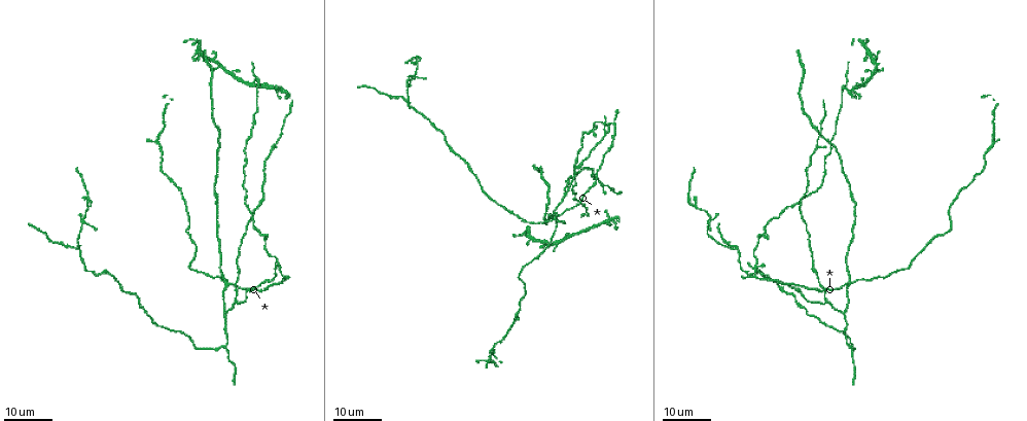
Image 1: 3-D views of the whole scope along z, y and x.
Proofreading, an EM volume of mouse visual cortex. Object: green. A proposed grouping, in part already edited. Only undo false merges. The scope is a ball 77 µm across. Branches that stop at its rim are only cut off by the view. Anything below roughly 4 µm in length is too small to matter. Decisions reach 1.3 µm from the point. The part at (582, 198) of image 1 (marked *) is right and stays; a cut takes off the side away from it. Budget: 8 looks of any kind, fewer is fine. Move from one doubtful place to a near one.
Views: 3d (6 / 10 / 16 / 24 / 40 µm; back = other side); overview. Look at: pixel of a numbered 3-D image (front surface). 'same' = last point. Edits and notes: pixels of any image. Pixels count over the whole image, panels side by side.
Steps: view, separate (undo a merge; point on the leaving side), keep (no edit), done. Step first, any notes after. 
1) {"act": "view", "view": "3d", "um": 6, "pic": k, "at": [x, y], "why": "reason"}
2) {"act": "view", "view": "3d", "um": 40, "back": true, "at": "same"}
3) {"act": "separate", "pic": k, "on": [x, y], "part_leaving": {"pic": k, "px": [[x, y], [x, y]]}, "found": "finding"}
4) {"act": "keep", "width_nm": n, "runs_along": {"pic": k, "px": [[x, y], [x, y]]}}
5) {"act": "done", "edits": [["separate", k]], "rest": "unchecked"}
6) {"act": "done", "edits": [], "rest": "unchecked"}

{"act": "view", "view": "3d", "um": 16, "pic": 1, "at": [848, 285], "why": "four or more arms meet"}

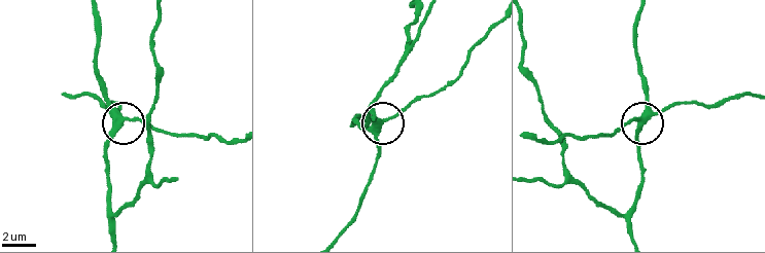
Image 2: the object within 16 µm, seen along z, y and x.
{"act": "view", "view": "3d", "um": 6, "pic": 2, "at": [642, 124]}

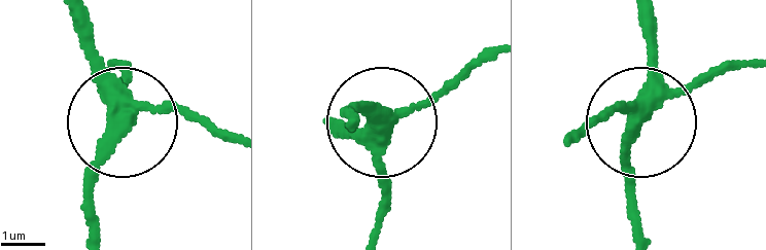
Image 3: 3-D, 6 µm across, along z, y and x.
{"act": "keep", "arms": 4, "runs_along": {"pic": 3, "px": [[487, 55], [380, 117], [376, 173], [387, 202]]}, "found": "all the same neuron"}

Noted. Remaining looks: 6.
{"act": "view", "view": "3d", "um": 16, "pic": 1, "at": [235, 300], "why": "three-way junction"}

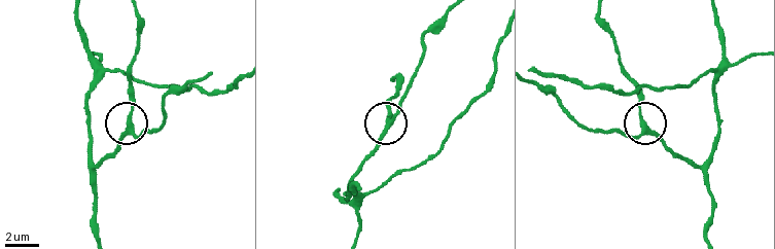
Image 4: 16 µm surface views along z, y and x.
{"act": "view", "view": "3d", "um": 6, "pic": 4, "at": [646, 127]}

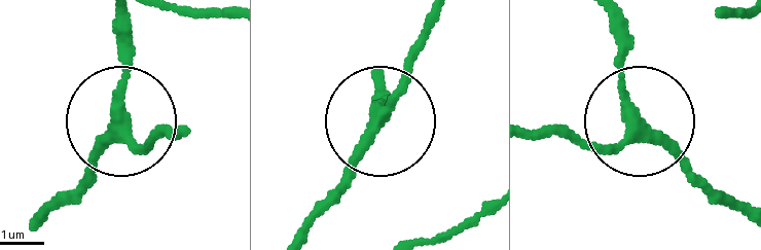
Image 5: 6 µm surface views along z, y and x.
{"act": "keep", "runs_along": {"pic": 5, "px": [[295, 233], [398, 90], [428, 11]]}, "found": "continuous, no second neuron"}

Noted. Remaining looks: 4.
{"act": "view", "view": "3d", "um": 24, "pic": 1, "at": [265, 236]}

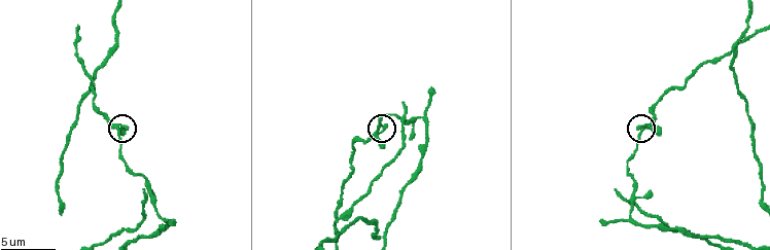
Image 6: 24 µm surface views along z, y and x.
{"act": "view", "view": "3d", "um": 10, "pic": 6, "at": [641, 131]}

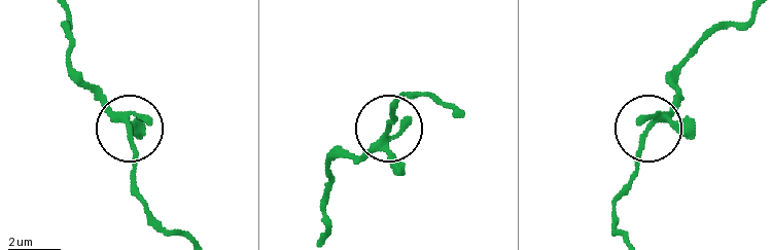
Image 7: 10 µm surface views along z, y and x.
{"act": "keep", "runs_along": {"pic": 7, "px": [[189, 240], [155, 219], [136, 180], [127, 127], [78, 76]]}, "found": "one neuron here"}

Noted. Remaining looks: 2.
{"act": "view", "view": "3d", "um": 24, "pic": 1, "at": [843, 311]}

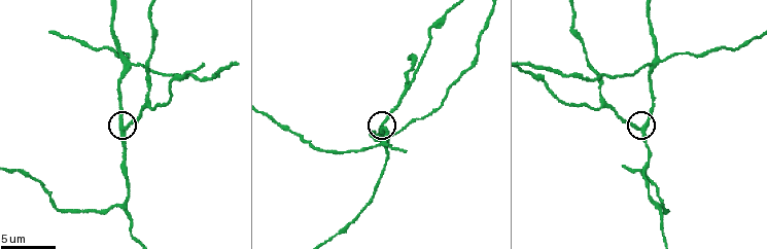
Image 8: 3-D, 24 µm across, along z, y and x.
{"act": "view", "view": "3d", "um": 10, "pic": 8, "at": [123, 129], "why": "zoom in"}

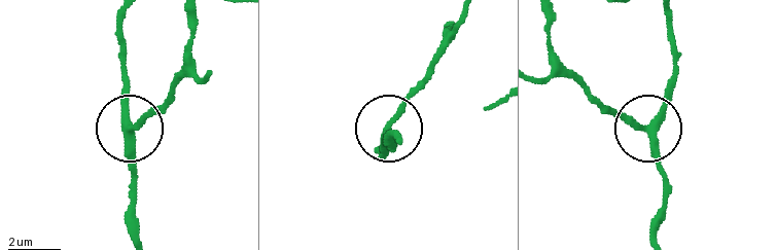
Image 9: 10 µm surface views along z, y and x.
{"act": "keep", "side_arm_um": 56, "runs_along": {"pic": 9, "px": [[122, 22], [128, 126], [174, 97]]}, "found": "one neuron here"}

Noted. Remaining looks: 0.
{"act": "done", "edits": [], "rest": "unchecked"}

